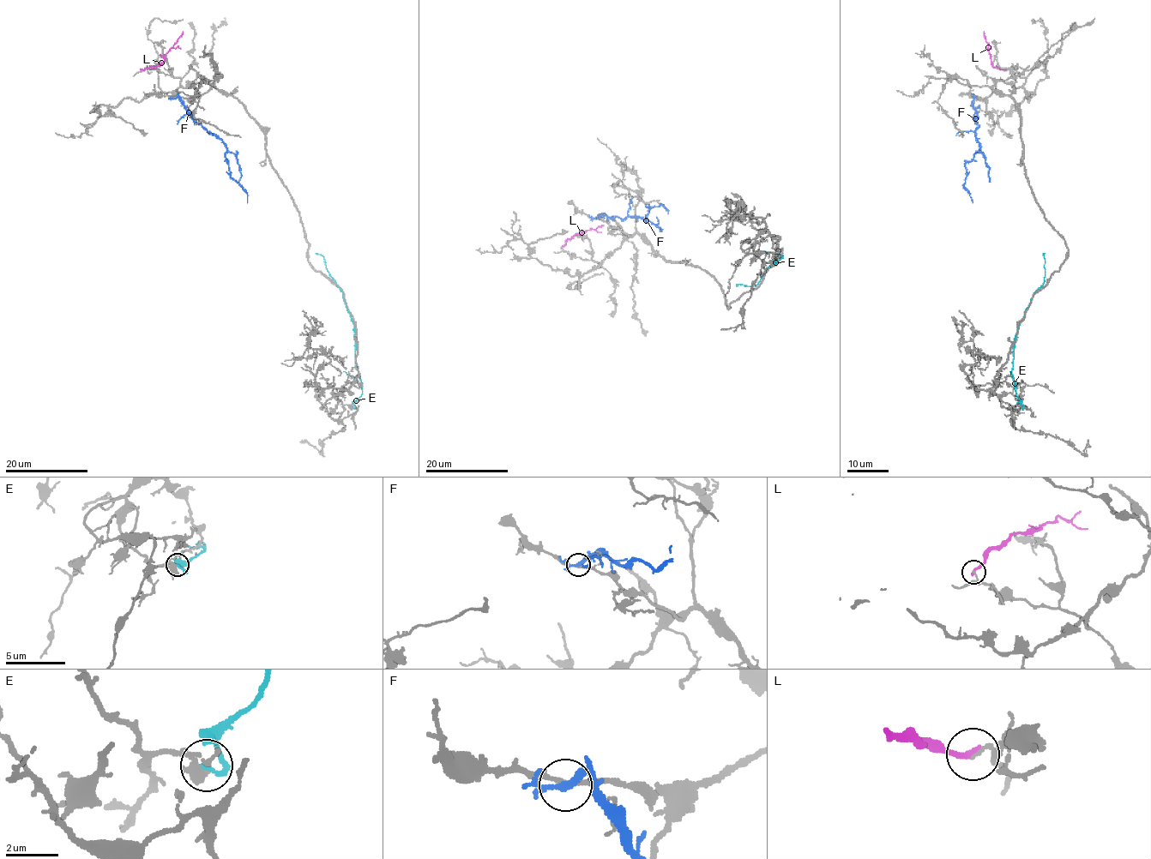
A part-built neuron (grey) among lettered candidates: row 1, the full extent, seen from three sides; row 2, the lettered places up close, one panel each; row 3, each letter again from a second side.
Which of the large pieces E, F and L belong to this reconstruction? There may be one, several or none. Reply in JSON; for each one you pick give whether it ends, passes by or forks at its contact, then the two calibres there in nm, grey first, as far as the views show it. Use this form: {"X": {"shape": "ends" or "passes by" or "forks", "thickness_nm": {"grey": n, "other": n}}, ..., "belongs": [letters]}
{"belongs": []}

